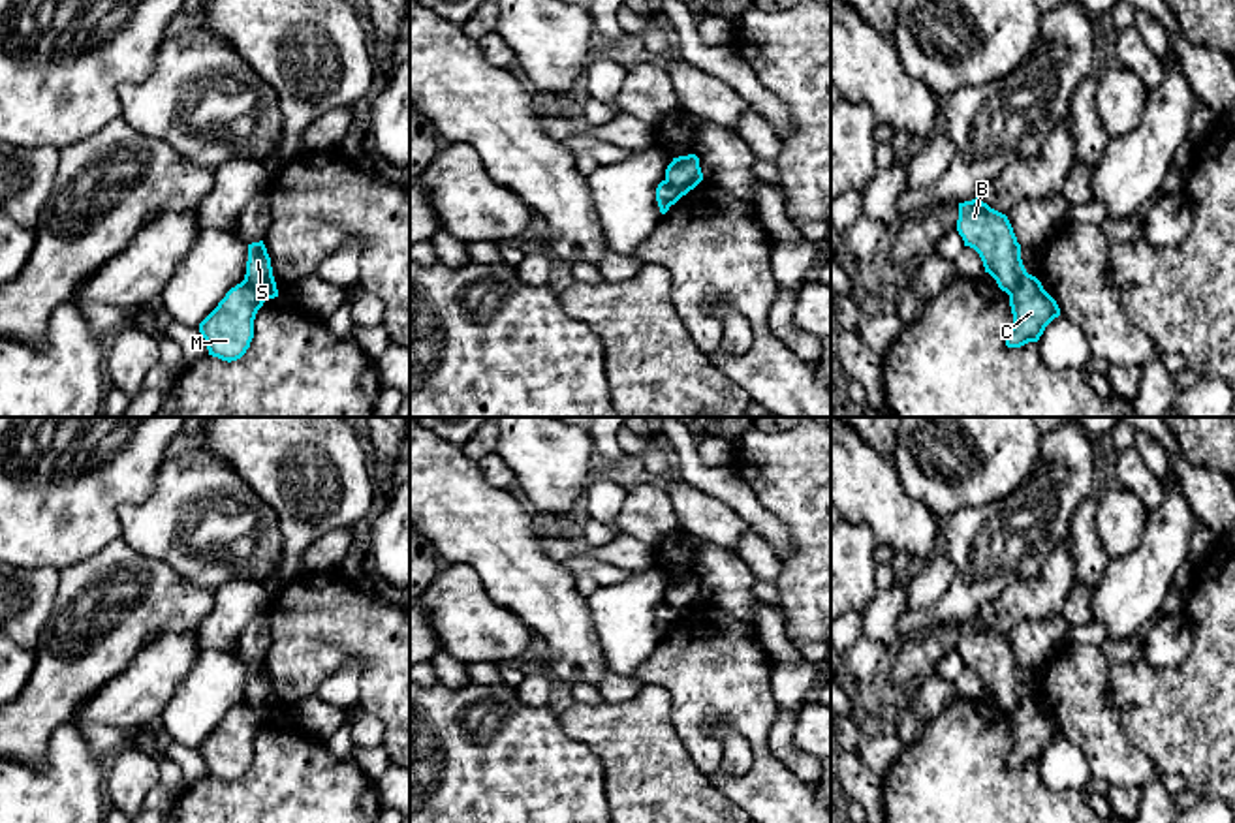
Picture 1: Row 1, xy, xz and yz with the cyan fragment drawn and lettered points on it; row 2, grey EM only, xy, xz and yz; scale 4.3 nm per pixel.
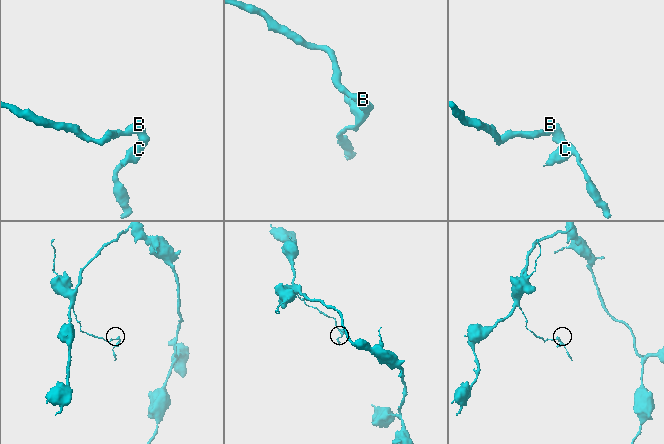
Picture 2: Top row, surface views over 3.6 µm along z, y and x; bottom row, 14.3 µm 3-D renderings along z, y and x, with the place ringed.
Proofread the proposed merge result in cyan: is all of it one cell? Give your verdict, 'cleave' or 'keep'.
cleave

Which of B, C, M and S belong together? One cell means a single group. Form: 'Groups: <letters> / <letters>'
Groups: B S / C M

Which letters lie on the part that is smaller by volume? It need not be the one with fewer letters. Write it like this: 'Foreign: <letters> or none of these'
Foreign: C, M

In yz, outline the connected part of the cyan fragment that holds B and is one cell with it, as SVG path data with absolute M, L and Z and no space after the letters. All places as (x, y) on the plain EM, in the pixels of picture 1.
M979 618L959 624L957 652L964 667L974 669L998 708L1008 716L1028 697L1021 665L1006 635L991 629Z

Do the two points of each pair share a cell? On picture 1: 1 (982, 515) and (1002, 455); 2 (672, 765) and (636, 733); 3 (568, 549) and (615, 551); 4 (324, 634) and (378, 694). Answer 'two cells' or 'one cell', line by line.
1: two cells
2: one cell
3: one cell
4: one cell

